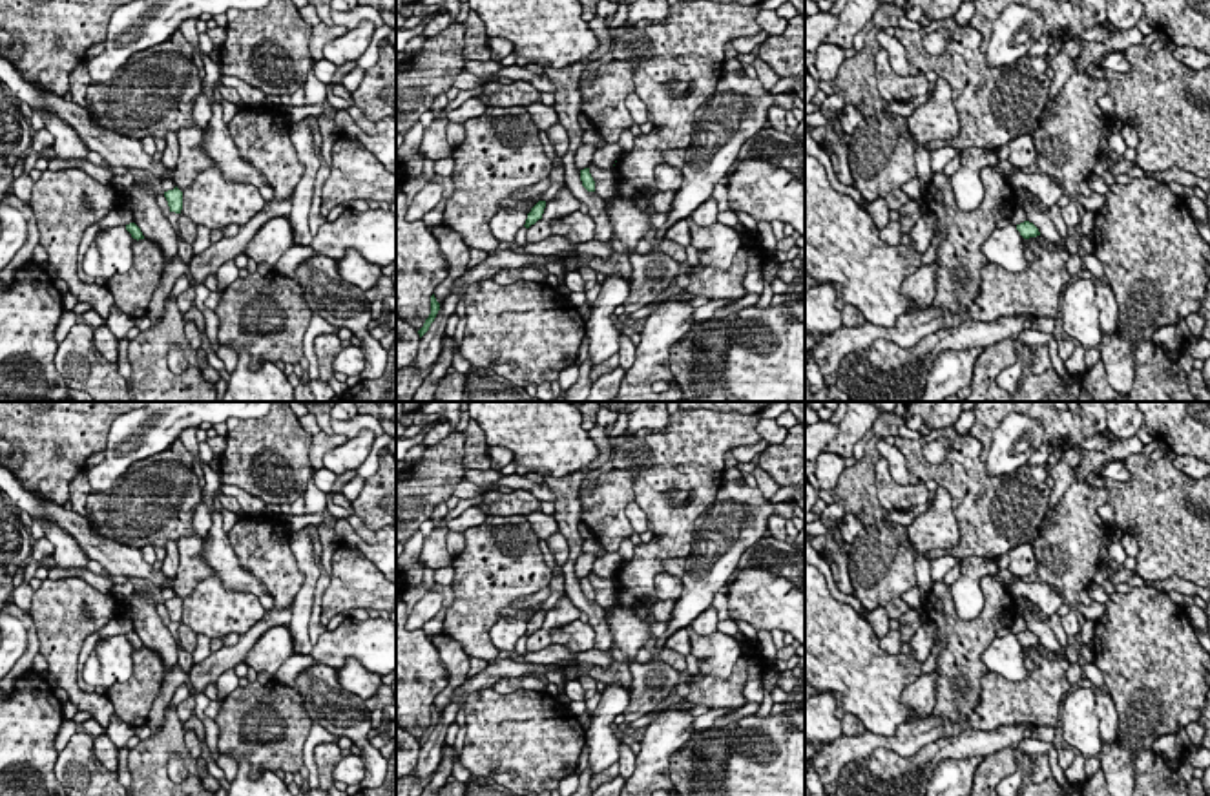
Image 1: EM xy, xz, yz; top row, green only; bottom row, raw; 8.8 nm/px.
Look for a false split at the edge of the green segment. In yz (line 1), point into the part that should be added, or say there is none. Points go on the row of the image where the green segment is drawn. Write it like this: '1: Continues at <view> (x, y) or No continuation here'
1: No continuation here

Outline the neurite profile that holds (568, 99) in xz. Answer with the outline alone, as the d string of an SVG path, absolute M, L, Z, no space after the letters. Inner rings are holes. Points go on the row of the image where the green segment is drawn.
M571 64L562 69L544 68L544 71L555 86L553 110L558 115L558 122L566 128L569 135L569 148L568 153L562 157L566 188L589 208L588 214L595 221L593 239L608 245L613 237L613 228L606 214L606 201L595 192L588 192L582 186L580 172L575 166L575 155L577 150L582 146L584 133L579 124L579 113L582 104L579 80L584 71L584 64Z

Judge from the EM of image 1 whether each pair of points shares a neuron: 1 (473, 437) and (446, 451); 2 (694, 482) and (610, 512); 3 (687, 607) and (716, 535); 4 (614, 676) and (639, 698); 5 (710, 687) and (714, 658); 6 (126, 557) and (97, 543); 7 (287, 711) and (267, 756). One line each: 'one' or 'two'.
1: two
2: two
3: one
4: two
5: two
6: one
7: one

